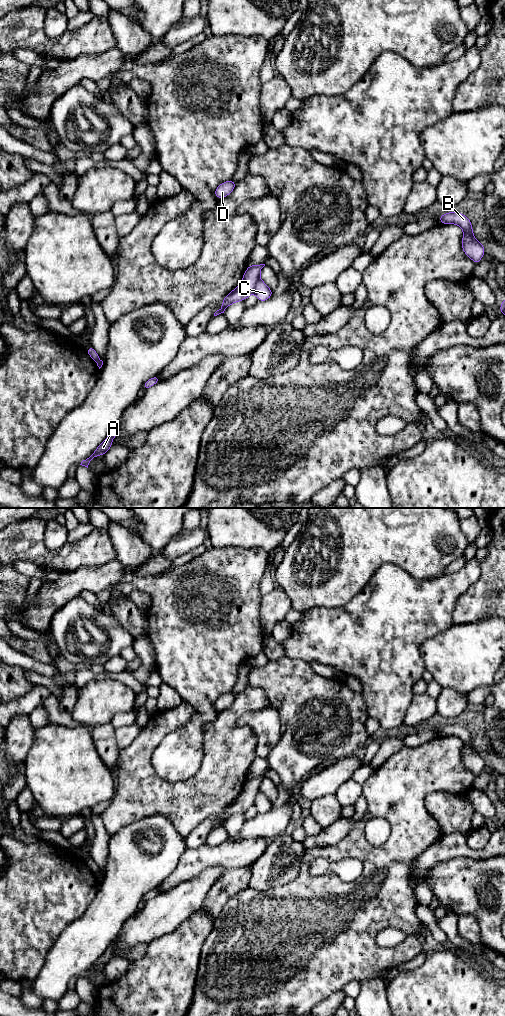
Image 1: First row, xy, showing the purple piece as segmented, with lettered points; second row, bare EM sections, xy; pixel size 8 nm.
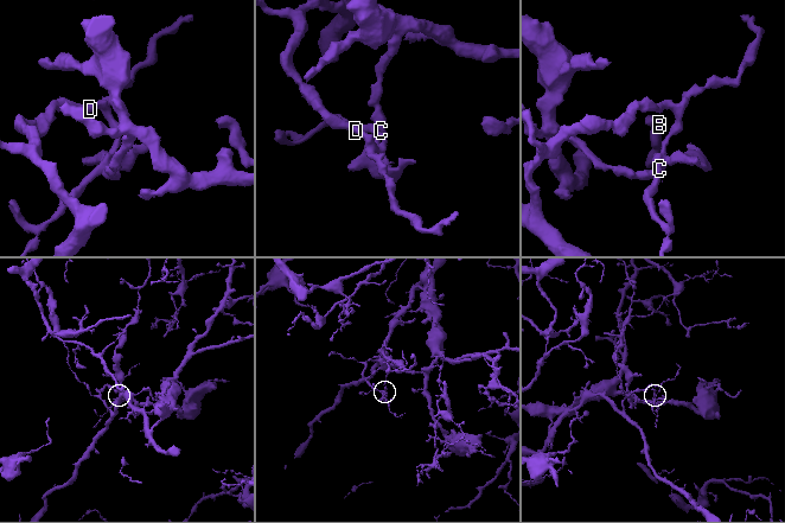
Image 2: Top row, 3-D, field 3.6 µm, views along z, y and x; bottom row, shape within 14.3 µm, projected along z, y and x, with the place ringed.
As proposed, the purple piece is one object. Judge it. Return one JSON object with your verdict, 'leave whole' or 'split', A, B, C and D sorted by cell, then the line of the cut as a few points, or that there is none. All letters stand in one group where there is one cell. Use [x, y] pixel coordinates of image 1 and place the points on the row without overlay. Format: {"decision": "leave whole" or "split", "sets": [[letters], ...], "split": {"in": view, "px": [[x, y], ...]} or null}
{"decision": "split", "sets": [["A", "D"], ["B", "C"]], "split": {"in": "xy", "px": [[259, 789], [254, 803]]}}

